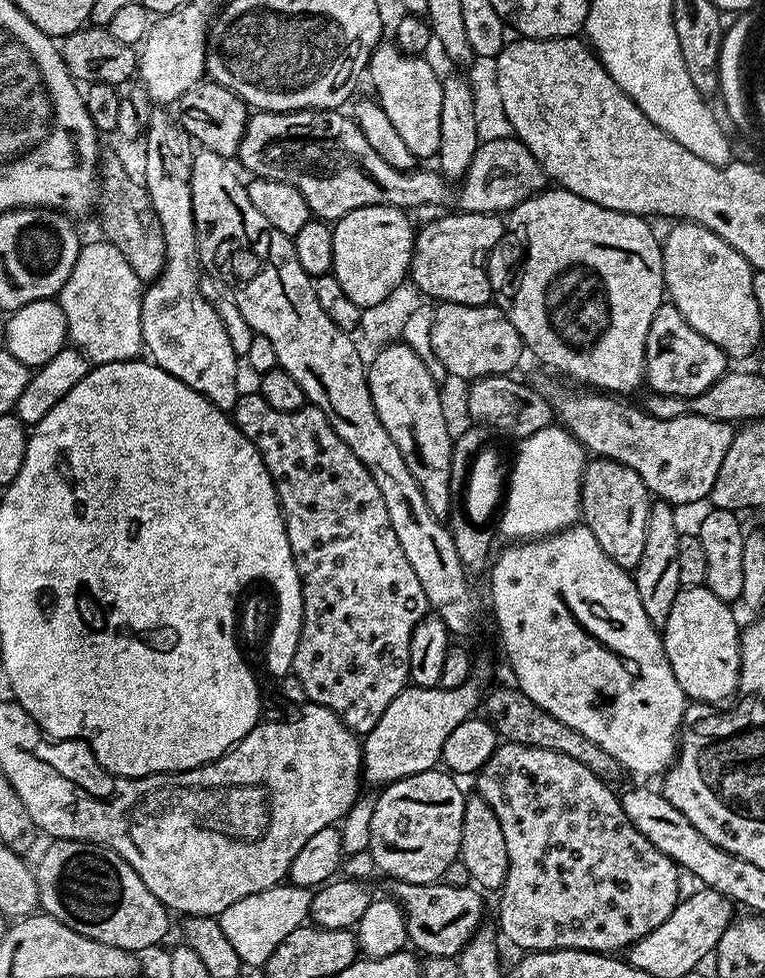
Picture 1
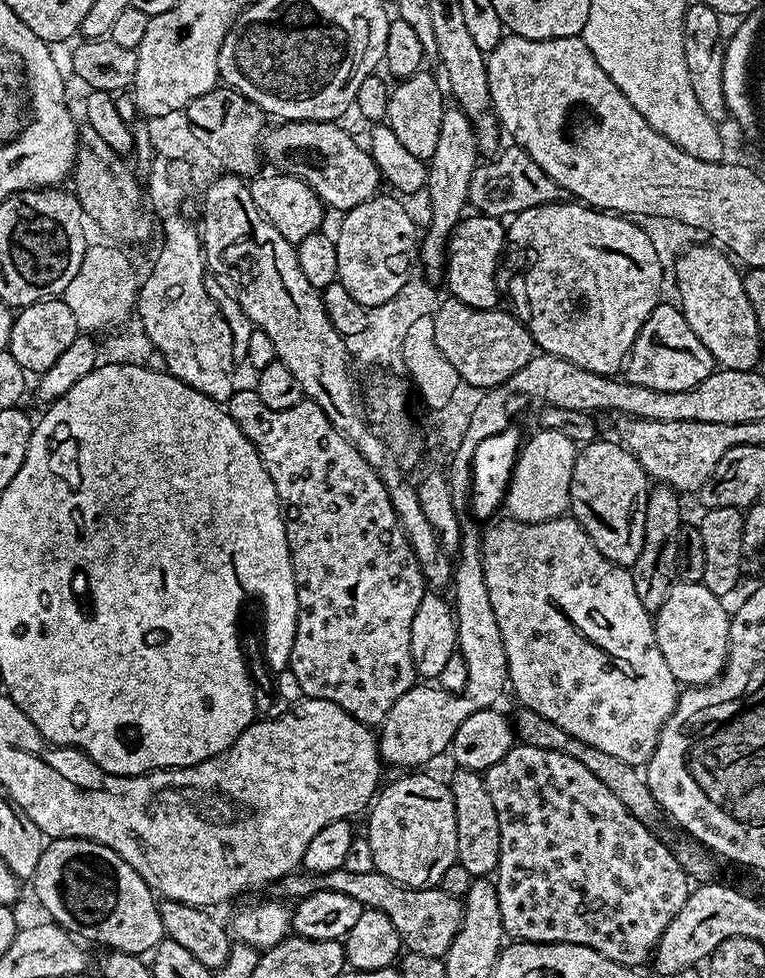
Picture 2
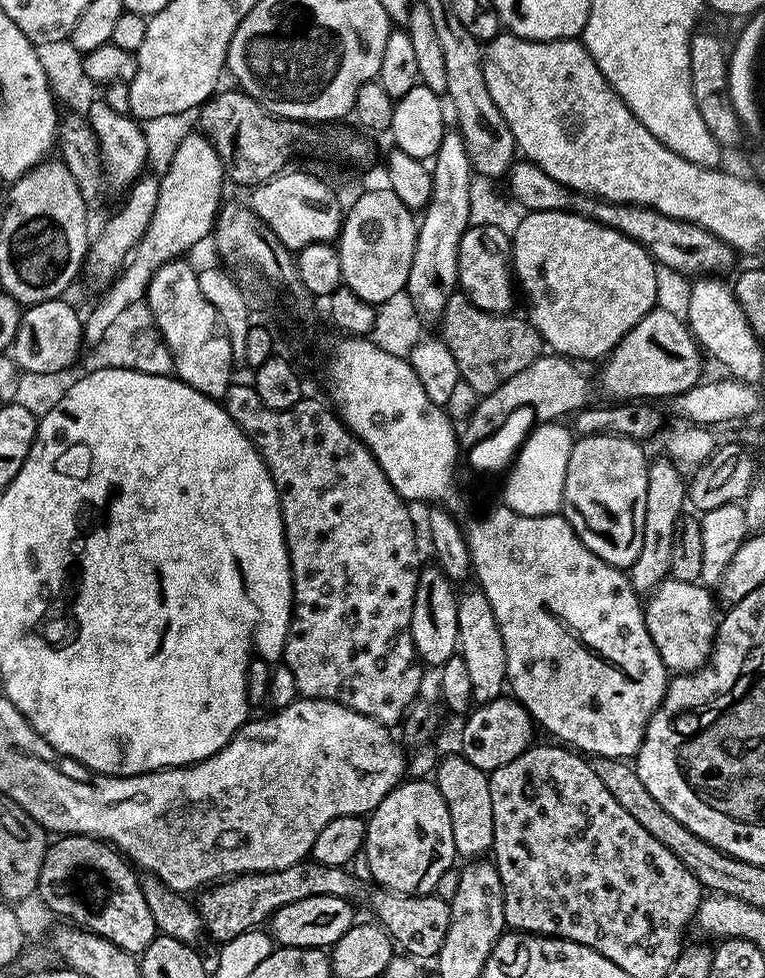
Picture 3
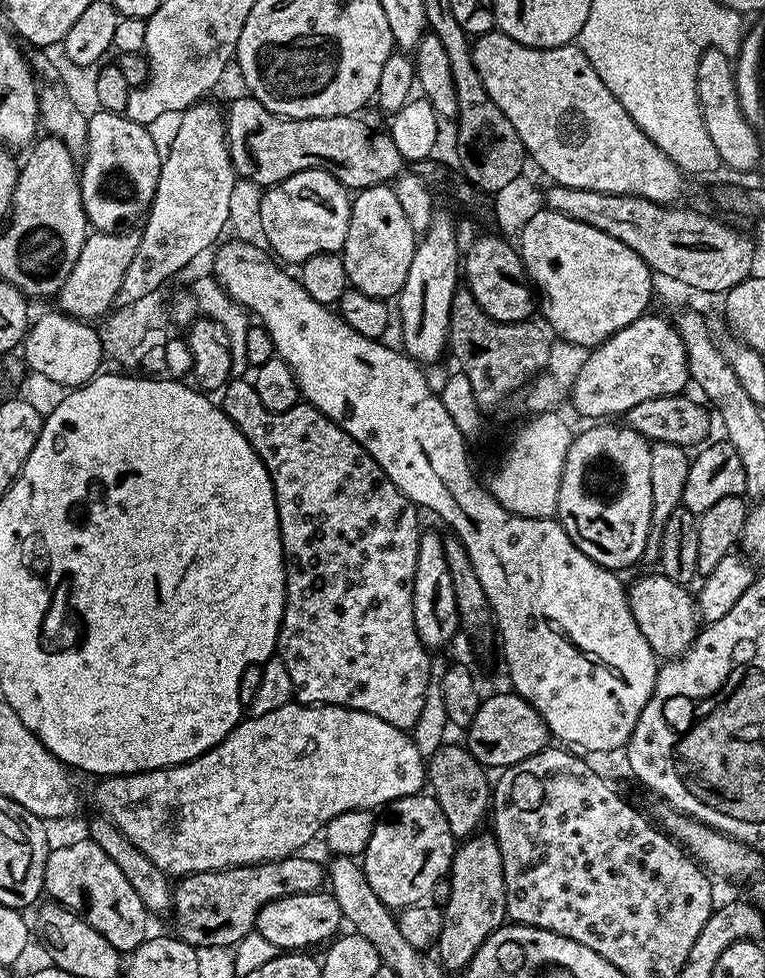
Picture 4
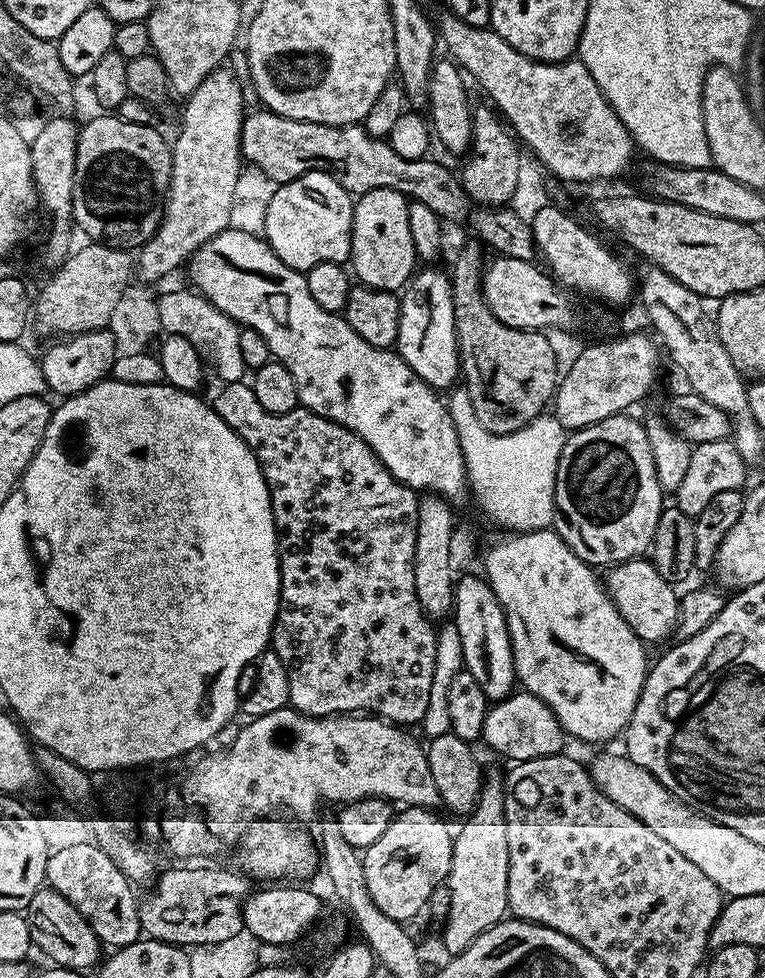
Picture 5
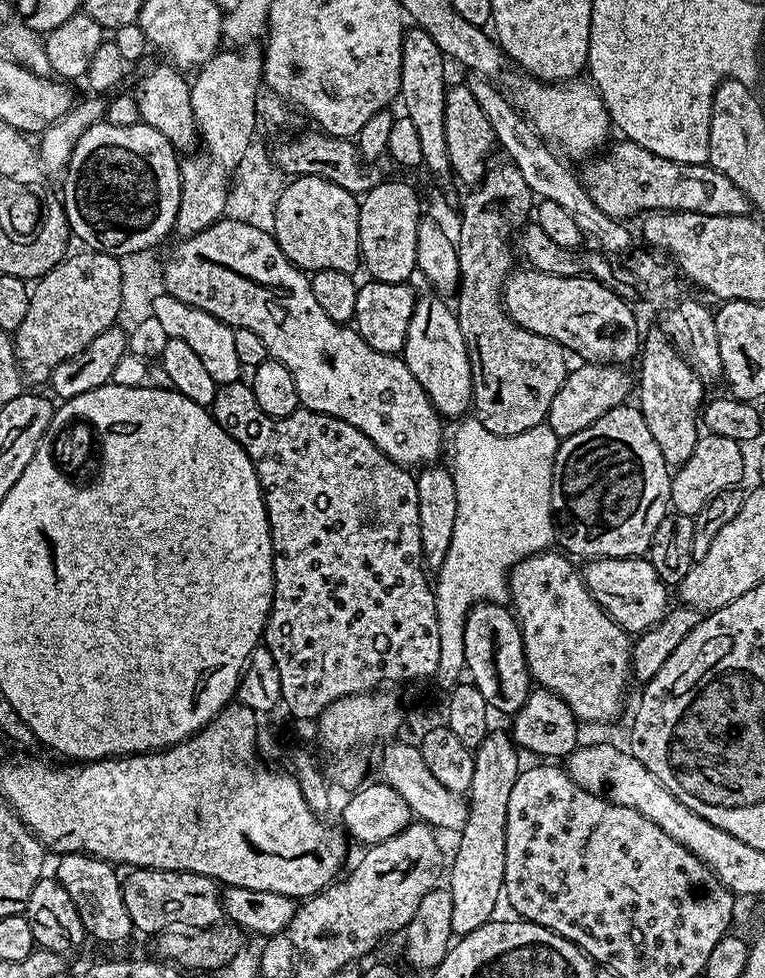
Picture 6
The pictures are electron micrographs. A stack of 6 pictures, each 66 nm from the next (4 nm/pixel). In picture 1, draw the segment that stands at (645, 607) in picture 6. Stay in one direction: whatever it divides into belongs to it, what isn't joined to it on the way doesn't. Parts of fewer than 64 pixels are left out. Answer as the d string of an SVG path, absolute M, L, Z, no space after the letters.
M707 586L681 587L678 598L674 598L674 606L670 606L670 614L662 629L664 653L670 662L670 670L674 670L674 678L678 678L678 686L682 686L685 697L689 701L701 704L719 705L719 700L728 700L737 695L740 686L740 633L741 625L736 625L736 616L725 601L716 597Z

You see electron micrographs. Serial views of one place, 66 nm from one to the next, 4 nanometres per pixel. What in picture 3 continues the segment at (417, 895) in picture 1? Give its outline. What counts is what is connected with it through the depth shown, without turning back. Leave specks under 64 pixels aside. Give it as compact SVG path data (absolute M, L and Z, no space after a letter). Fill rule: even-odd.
M305 858L294 866L286 866L286 870L248 872L245 876L233 876L217 882L199 893L200 900L197 899L195 905L200 911L207 935L212 935L218 942L225 942L263 925L275 912L282 910L282 906L290 906L290 902L302 902L302 898L319 896L337 896L343 900L352 898L360 884L348 871L347 867L335 868ZM372 886L368 892L368 904L376 914L375 919L392 937L392 943L401 953L415 956L421 962L431 961L446 942L446 930L450 930L452 906L449 901L435 894L404 896L388 888Z

